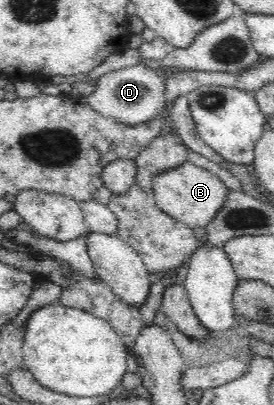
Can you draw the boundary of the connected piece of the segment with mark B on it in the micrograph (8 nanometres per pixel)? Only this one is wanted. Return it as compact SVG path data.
M189 160L174 170L157 172L157 176L151 182L151 189L157 207L184 225L193 228L206 228L207 224L215 218L217 210L223 206L228 190L217 174L214 175Z

